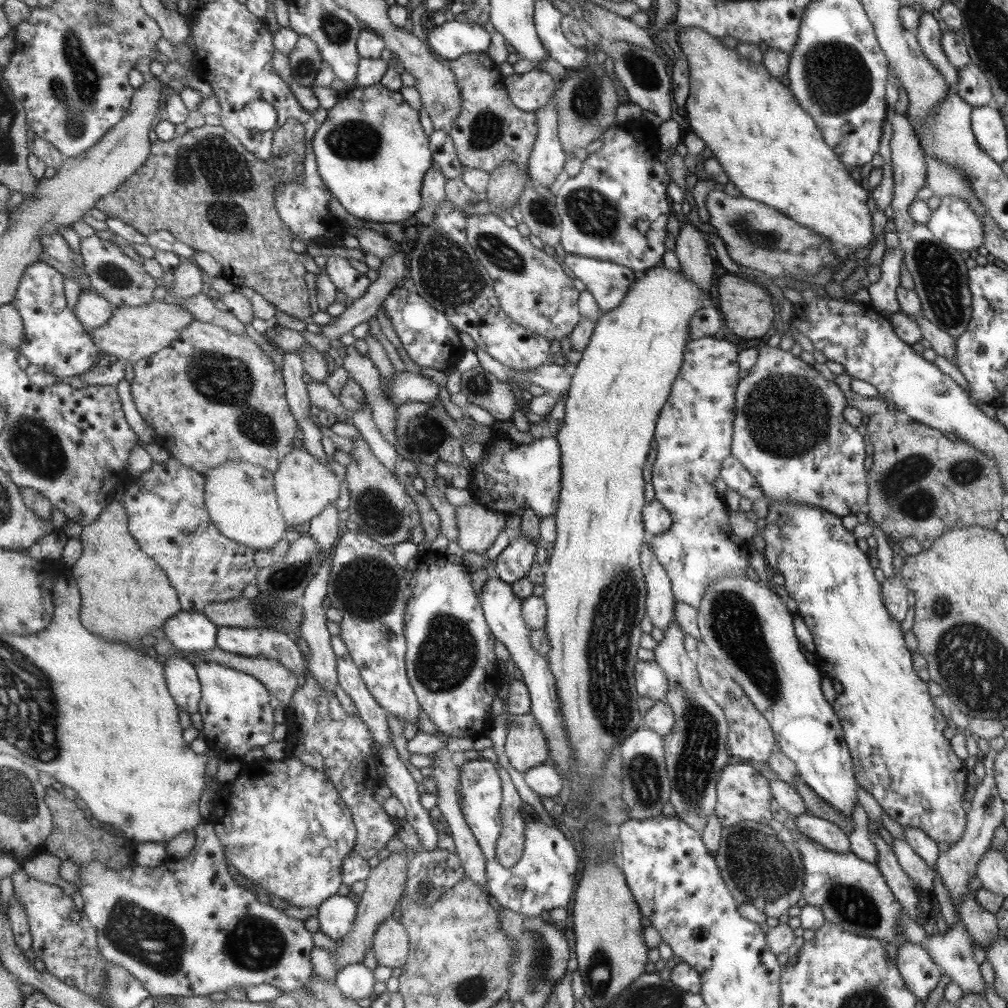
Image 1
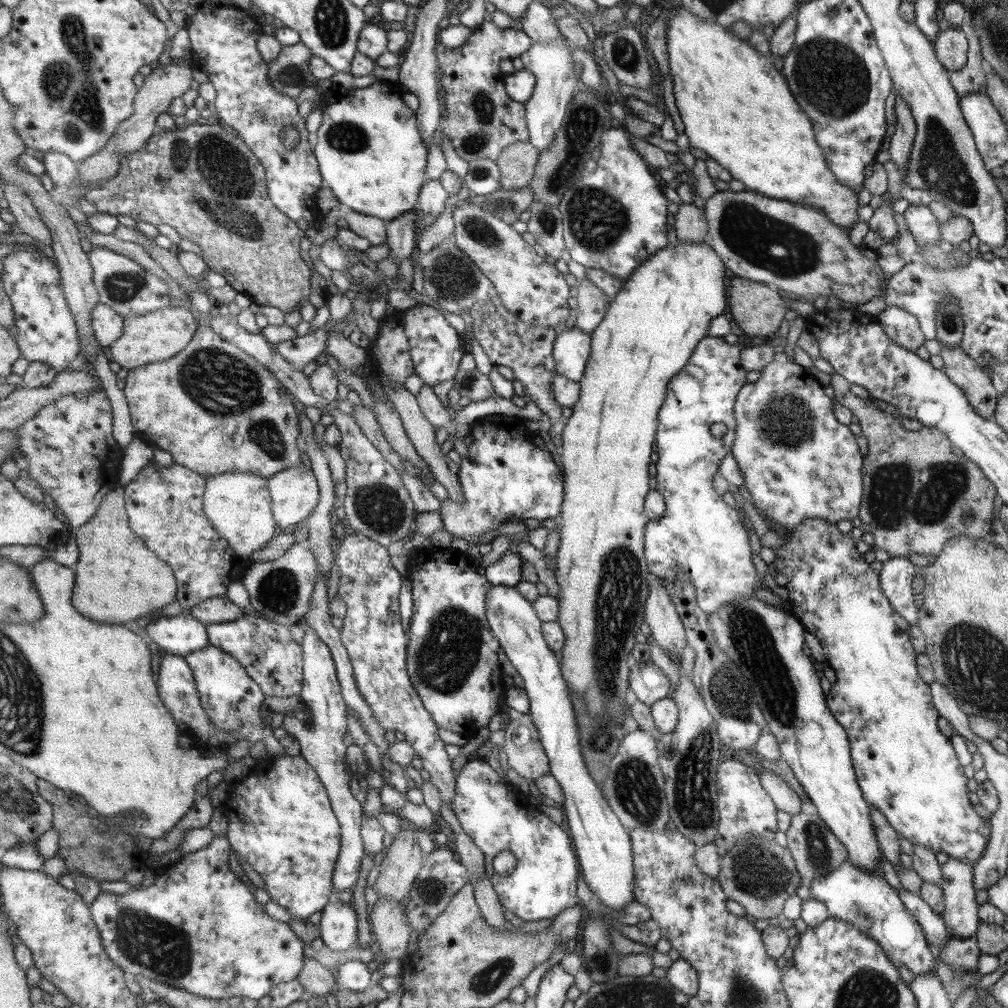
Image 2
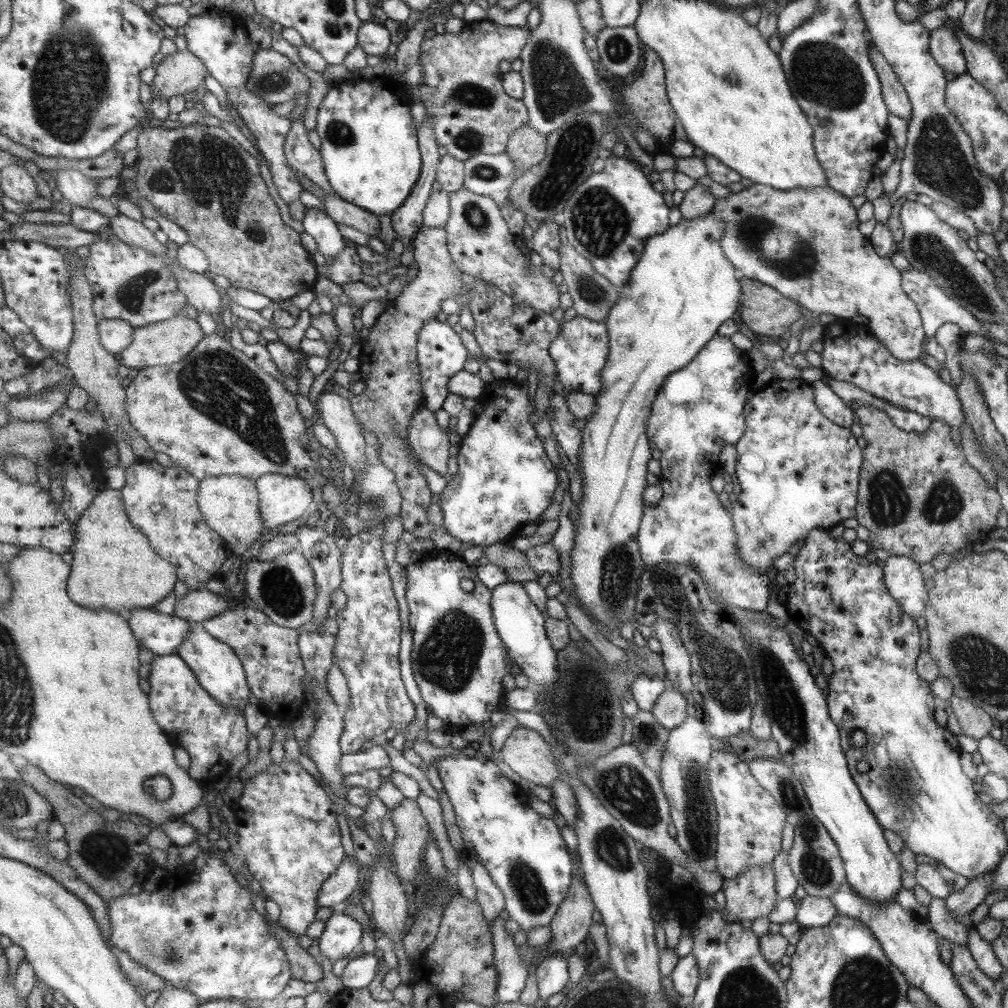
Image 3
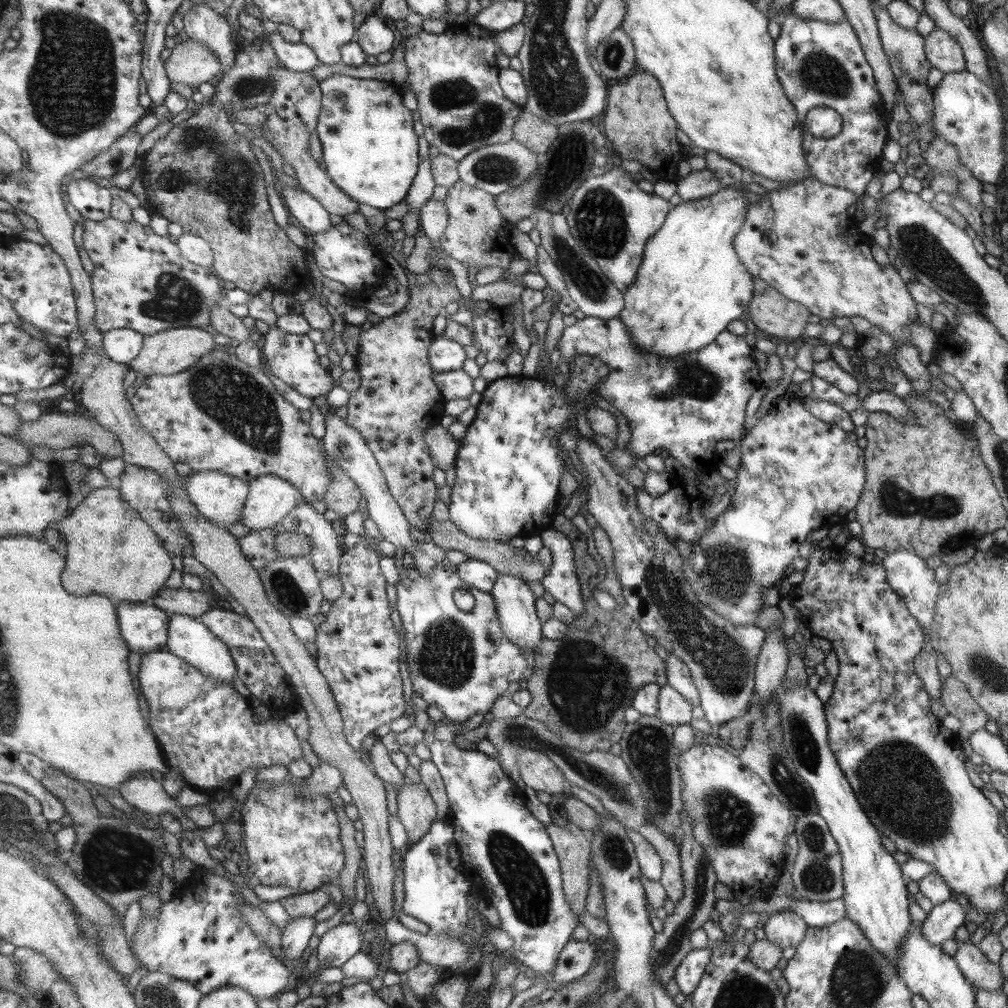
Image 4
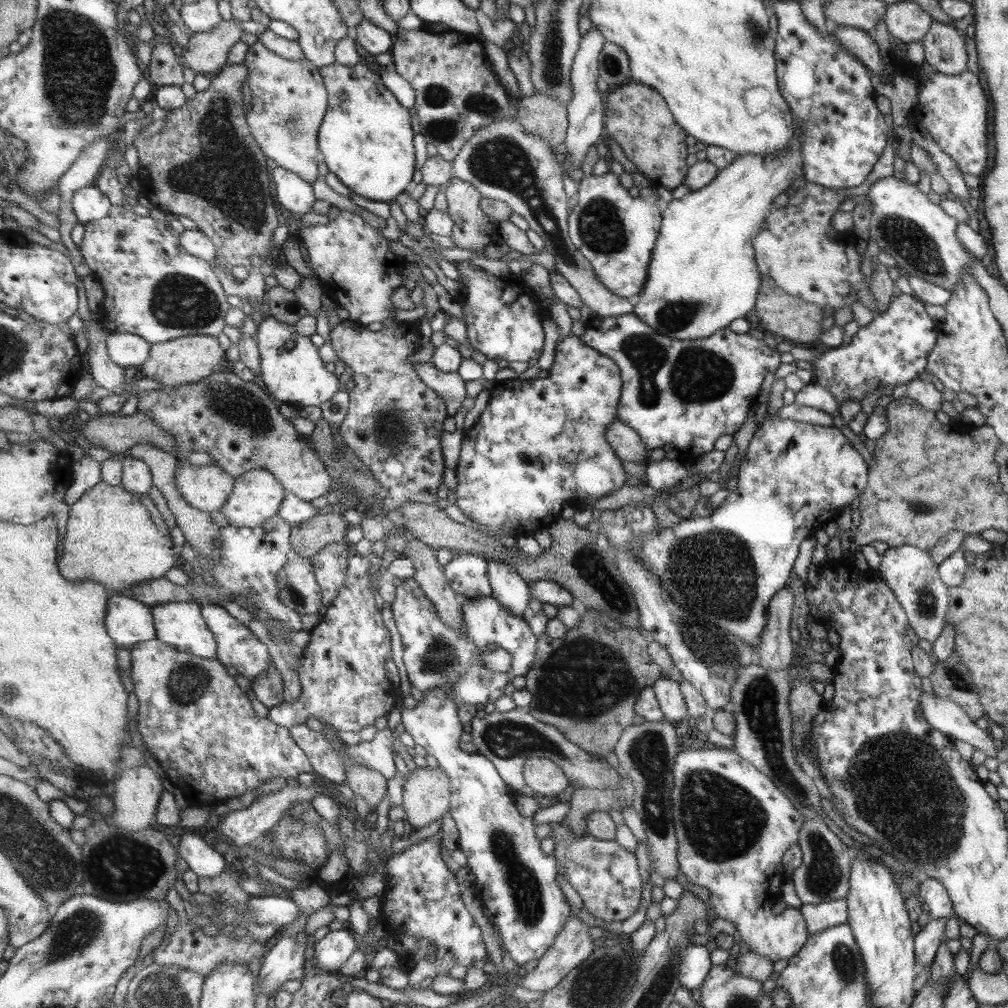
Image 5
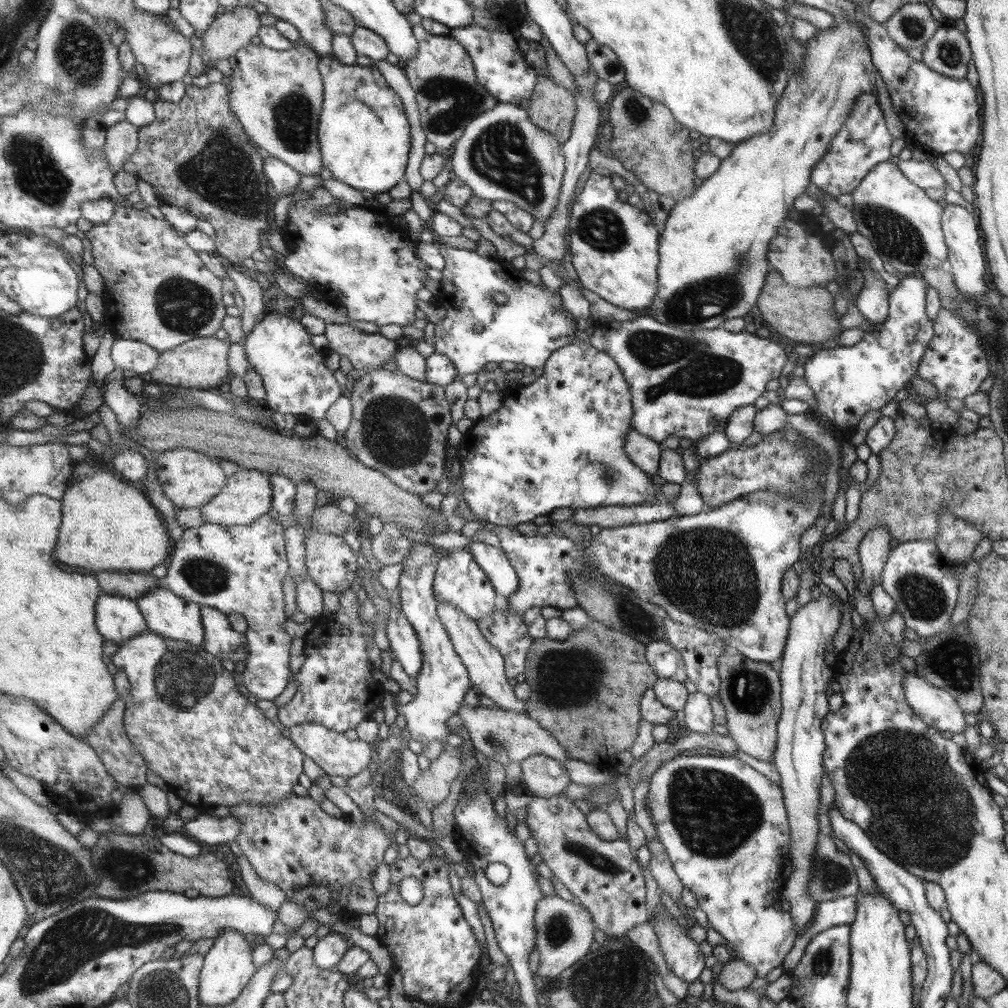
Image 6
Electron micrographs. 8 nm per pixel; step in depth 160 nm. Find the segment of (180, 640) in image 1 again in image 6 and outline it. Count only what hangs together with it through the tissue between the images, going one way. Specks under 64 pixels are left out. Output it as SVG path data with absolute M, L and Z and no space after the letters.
M104 593L96 604L96 625L105 639L120 644L149 629L136 600Z

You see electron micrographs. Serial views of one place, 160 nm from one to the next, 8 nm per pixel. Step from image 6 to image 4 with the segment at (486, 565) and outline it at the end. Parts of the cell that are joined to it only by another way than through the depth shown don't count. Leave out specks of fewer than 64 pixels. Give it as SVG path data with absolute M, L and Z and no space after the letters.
M497 575L493 583L493 588L488 592L496 604L500 631L512 642L515 647L529 649L534 652L534 648L540 643L541 622L536 615L535 598L527 586L527 582L513 575Z

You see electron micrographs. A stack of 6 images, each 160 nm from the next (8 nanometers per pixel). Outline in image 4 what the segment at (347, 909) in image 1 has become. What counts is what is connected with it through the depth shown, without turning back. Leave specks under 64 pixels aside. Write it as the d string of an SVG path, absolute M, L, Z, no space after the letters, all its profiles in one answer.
M340 923L319 937L313 961L320 969L340 967L359 952L361 936L353 923Z

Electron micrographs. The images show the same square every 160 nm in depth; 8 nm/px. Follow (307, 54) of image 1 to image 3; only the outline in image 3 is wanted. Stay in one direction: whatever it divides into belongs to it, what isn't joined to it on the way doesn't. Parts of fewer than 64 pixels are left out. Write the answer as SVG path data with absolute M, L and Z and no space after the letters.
M272 48L255 52L255 68L246 87L267 104L281 104L294 94L309 90L309 79L283 55Z

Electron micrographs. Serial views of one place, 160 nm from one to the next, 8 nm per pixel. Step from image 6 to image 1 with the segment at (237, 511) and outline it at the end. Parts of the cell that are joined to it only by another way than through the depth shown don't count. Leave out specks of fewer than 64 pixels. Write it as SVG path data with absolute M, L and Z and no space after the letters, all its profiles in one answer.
M299 445L288 455L284 456L283 462L273 473L273 488L277 499L281 516L285 524L291 528L303 529L309 519L319 514L325 506L333 503L339 492L338 479L332 474L329 466L321 465L315 461L303 446Z

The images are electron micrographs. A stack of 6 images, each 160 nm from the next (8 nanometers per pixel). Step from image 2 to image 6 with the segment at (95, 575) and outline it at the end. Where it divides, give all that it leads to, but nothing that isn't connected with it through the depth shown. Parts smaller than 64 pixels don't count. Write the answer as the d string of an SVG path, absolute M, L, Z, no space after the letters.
M109 470L93 472L65 491L55 556L64 564L95 573L150 572L172 553L173 542L168 527L159 518L159 511L147 500L147 494L115 475Z

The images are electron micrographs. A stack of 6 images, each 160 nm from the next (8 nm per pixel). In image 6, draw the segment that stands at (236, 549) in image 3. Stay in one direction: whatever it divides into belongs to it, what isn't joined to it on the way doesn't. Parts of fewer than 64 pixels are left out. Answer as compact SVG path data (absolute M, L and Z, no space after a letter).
M177 448L157 455L157 476L165 494L179 508L199 508L213 500L227 485L227 476L219 464L220 459L189 448Z

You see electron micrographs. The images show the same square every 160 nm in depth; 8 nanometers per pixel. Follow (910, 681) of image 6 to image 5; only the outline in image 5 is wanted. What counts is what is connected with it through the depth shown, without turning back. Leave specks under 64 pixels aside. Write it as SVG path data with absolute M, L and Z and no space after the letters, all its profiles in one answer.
M920 694L920 713L931 728L954 740L963 740L972 748L977 748L986 758L994 758L999 744L992 739L987 729L979 729L965 711L954 702L935 694Z

